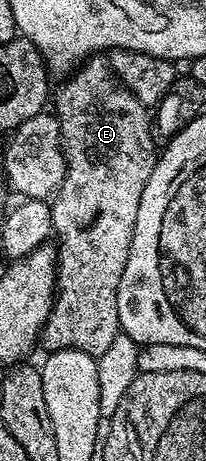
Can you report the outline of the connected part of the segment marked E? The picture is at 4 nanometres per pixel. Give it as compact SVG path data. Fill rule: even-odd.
M89 57L85 59L61 83L64 84L57 91L55 88L54 91L54 103L56 99L54 114L56 120L60 122L60 144L64 147L64 179L60 183L60 188L56 190L55 195L51 196L50 199L52 230L56 248L56 298L52 301L52 311L48 315L48 320L44 322L42 339L43 342L48 342L49 348L52 349L84 351L87 355L98 357L102 353L106 353L106 349L110 349L114 337L121 334L120 318L118 317L118 285L122 281L122 273L126 269L126 261L130 257L130 245L132 244L132 234L138 217L138 205L142 201L142 189L146 189L146 181L150 181L150 173L154 169L158 158L158 146L156 147L154 123L150 118L149 108L139 103L136 96L117 80L107 58Z

